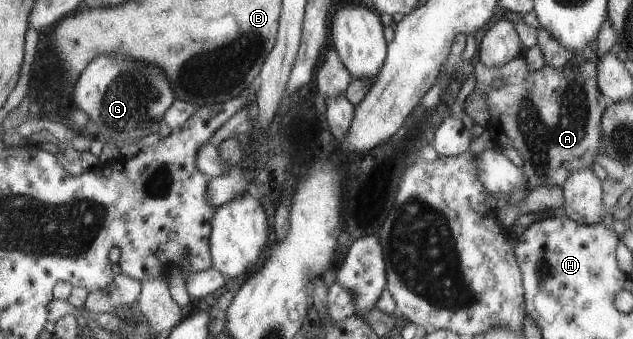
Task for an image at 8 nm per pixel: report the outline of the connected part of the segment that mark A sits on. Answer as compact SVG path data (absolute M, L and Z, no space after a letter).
M522 54L501 64L499 68L483 68L481 78L501 79L504 84L487 92L488 124L501 127L501 132L513 142L523 158L523 173L529 184L558 186L577 170L593 166L601 140L601 116L609 102L599 91L596 82L596 66L592 59L579 66L568 64L559 68L541 68L527 72Z

